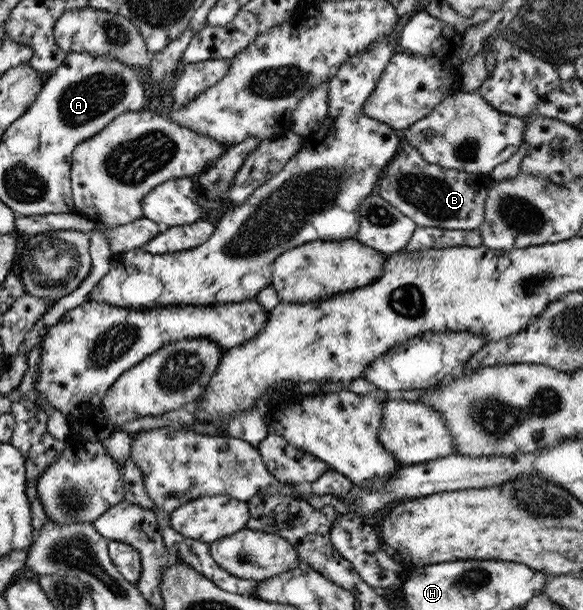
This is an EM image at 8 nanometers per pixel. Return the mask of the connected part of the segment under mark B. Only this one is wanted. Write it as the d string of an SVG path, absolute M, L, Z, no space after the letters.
M411 145L403 147L383 169L375 192L405 217L411 218L417 228L436 227L439 229L472 230L483 221L483 206L487 197L490 178L486 174L473 174L456 169L442 168L423 160L421 154Z

